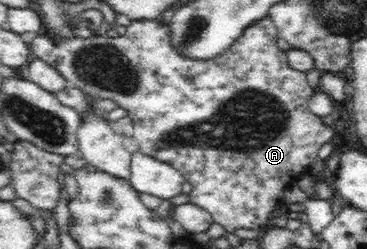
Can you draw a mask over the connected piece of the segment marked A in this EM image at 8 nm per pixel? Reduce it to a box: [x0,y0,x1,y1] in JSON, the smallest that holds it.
[30,16,334,233]

